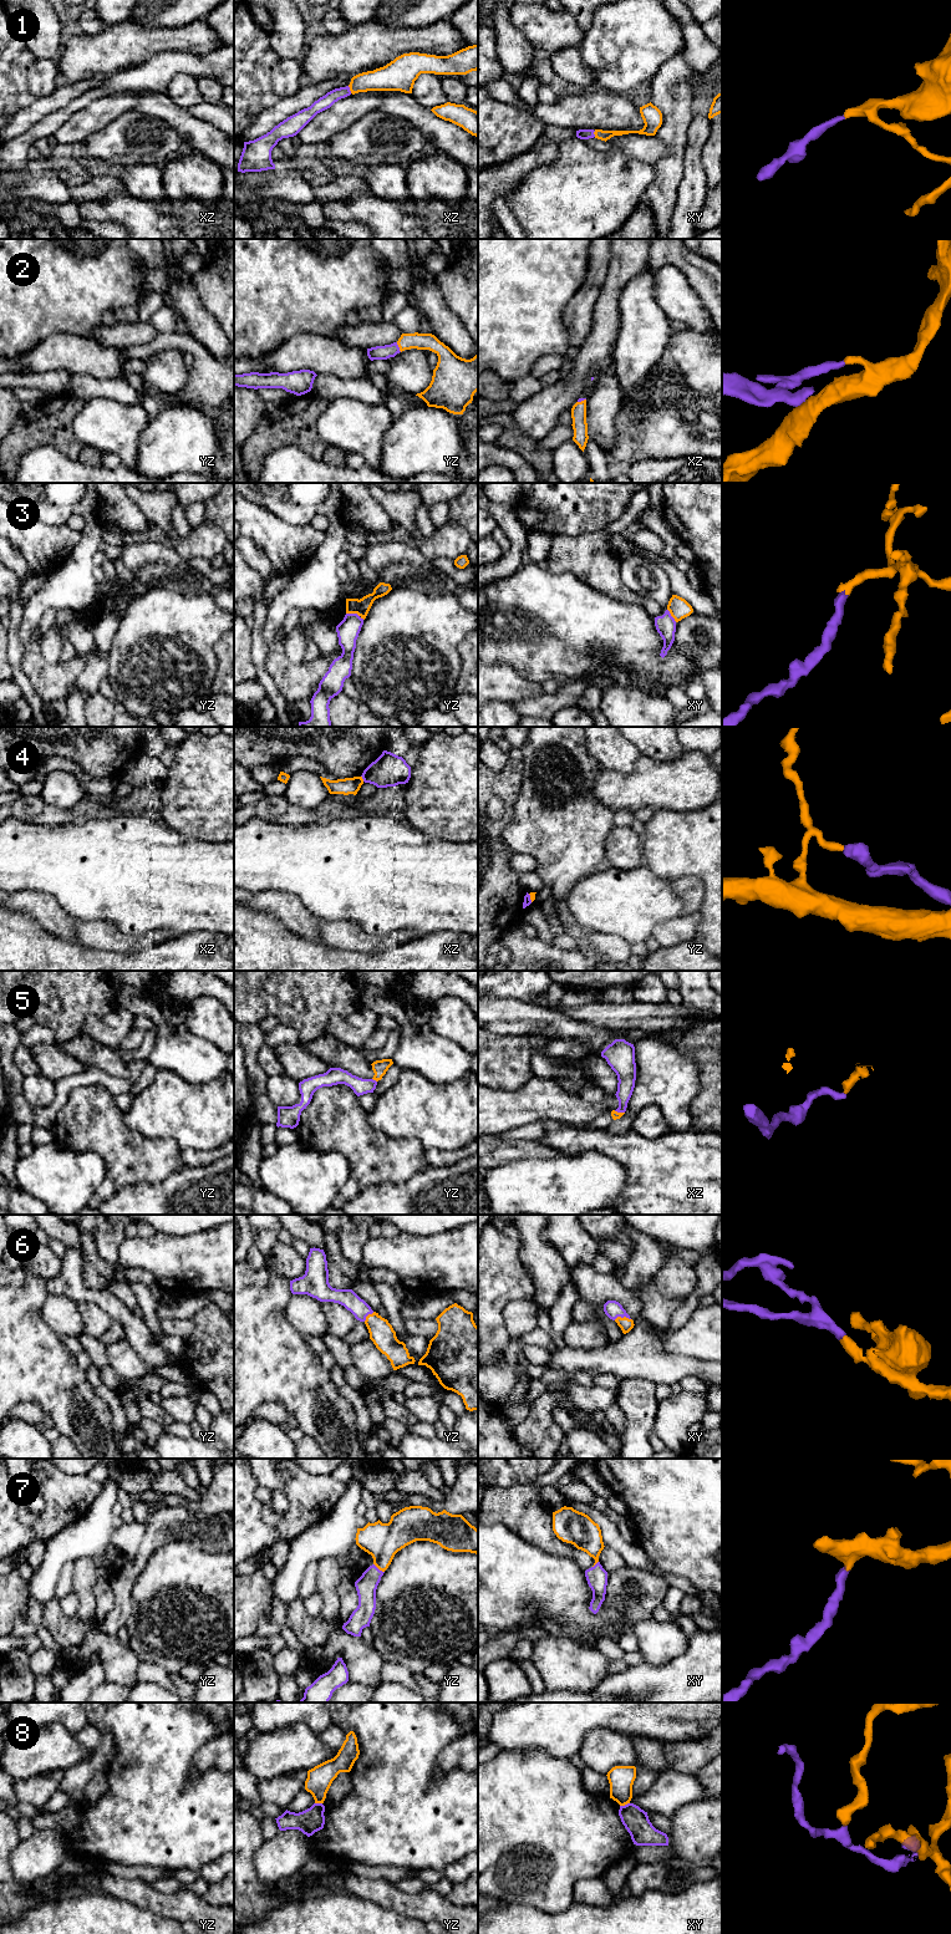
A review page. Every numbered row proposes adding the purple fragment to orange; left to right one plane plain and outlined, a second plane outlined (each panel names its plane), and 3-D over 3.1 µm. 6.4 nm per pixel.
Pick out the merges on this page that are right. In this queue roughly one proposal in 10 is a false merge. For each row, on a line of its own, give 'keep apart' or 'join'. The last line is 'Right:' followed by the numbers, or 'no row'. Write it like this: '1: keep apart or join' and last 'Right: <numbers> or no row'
1: join
2: join
3: keep apart
4: keep apart
5: join
6: join
7: join
8: keep apart
Right: 1, 2, 5, 6, 7

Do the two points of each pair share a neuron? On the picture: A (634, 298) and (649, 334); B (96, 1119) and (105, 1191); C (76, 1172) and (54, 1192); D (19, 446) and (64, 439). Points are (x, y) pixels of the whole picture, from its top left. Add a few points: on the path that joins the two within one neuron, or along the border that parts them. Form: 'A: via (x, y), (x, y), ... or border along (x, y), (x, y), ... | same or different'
A: via (639, 306), (644, 325) | same
B: via (108, 1136), (115, 1143), (115, 1174) | same
C: via (71, 1177), (59, 1187) | same
D: via (30, 437), (52, 437) | same

